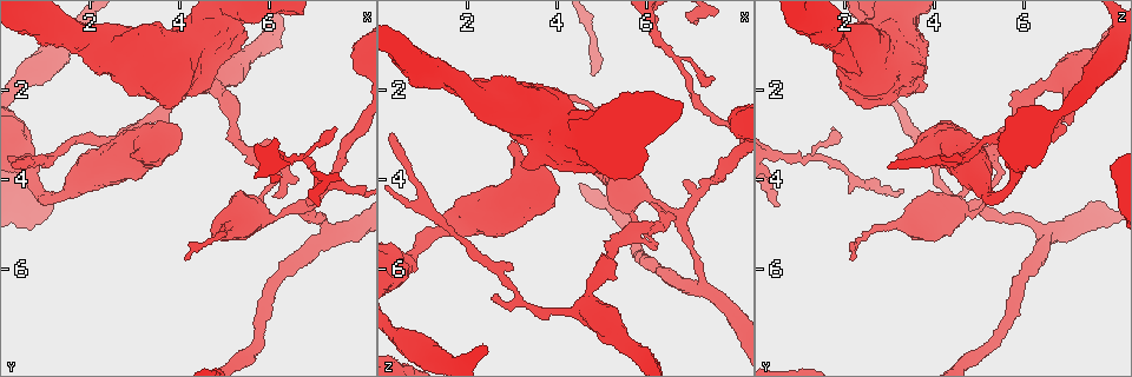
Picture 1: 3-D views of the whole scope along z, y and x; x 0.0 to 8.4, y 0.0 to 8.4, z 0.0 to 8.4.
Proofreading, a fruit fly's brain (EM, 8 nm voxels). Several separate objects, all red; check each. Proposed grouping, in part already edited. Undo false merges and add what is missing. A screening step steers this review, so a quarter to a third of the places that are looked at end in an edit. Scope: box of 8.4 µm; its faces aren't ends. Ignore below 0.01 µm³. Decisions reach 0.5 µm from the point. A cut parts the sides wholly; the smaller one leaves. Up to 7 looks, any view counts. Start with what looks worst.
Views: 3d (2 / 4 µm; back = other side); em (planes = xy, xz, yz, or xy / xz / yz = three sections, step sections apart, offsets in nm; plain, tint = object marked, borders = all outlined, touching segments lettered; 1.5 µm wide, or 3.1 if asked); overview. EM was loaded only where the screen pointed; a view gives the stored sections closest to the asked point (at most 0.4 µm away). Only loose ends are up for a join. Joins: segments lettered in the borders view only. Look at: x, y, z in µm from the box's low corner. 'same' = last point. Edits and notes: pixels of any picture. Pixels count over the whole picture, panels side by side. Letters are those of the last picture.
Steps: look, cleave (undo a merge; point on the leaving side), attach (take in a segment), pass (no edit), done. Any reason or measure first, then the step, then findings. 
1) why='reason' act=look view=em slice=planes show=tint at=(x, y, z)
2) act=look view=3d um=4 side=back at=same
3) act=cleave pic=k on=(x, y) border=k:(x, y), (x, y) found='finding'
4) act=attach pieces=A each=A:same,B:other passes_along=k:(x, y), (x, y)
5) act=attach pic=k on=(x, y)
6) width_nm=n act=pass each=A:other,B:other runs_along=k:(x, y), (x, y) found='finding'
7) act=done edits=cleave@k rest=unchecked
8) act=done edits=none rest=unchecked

why='an open end' act=look view=3d um=4 at=(3.00, 3.45, 3.10)

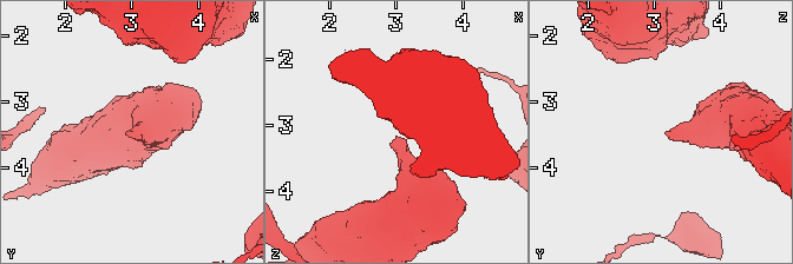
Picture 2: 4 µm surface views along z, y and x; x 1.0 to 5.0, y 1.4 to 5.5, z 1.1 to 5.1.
why='need the tissue' act=look view=em slice=planes show=tint at=(3.05, 3.50, 3.15)

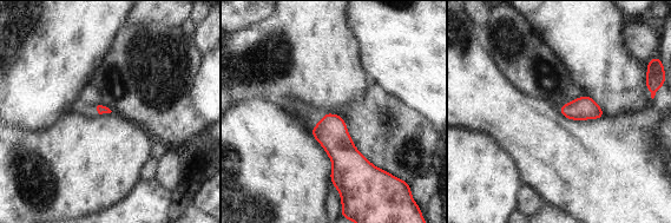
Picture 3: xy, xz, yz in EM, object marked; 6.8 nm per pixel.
act=look view=em slice=planes show=borders at=same

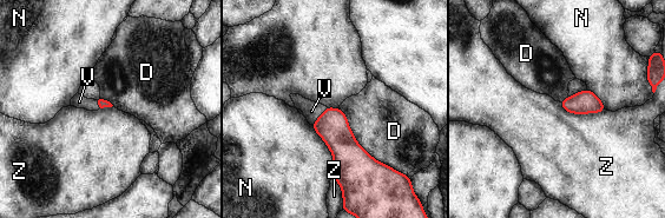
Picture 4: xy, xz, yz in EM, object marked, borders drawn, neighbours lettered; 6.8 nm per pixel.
act=attach pieces=V each=D:other,N:other,V:same,Z:other found='the neuron continues'

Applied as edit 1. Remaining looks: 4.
why='sudden change in width' act=look view=3d um=4 at=(5.60, 4.80, 4.70)

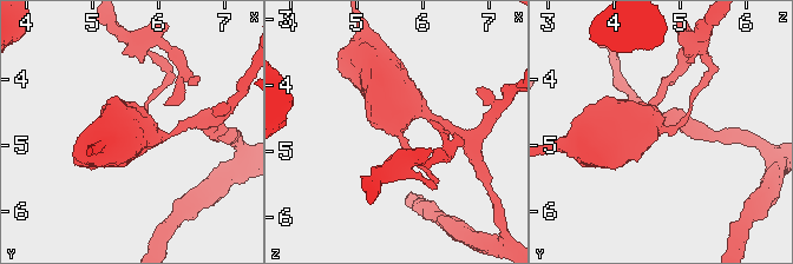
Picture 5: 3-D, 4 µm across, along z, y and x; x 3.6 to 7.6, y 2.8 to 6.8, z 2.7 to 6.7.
why='shape alone is not enough' act=look view=em slice=planes show=borders at=(5.65, 4.75, 4.70)

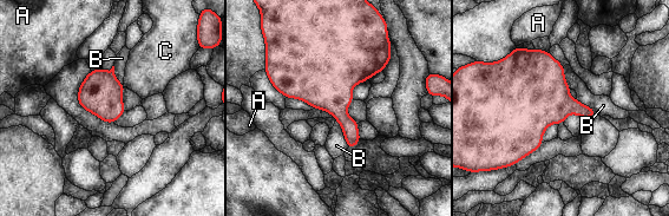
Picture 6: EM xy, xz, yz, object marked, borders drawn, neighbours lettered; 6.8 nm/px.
act=pass each=A:other,B:other,C:other border=6:(335, 119), (339, 122), (347, 148) found='one neuron here'

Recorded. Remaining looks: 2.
act=done edits=attach@4 rest=unchecked

